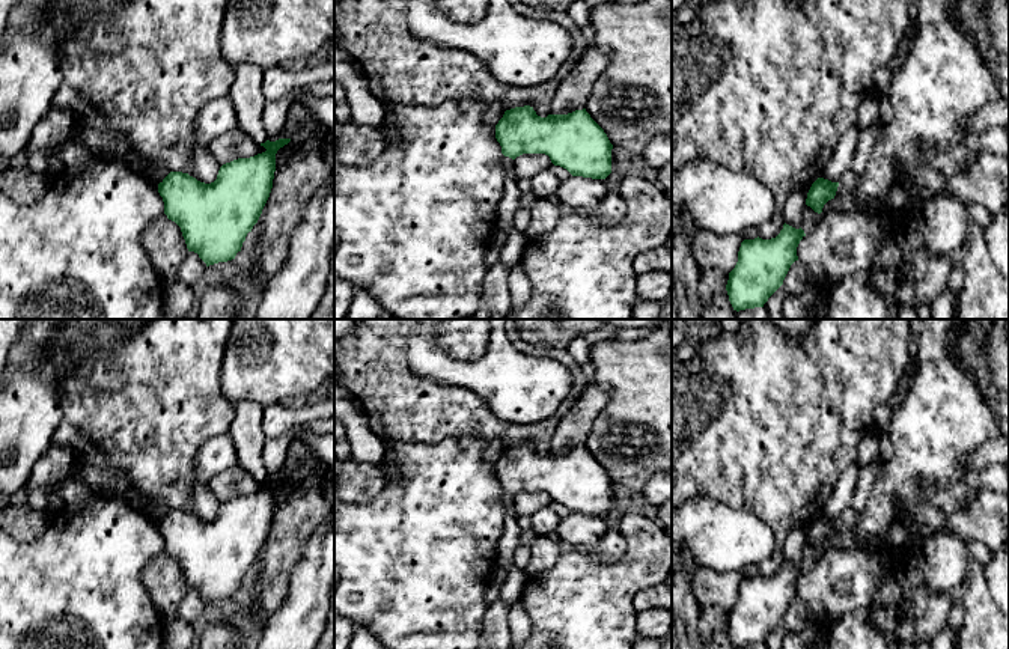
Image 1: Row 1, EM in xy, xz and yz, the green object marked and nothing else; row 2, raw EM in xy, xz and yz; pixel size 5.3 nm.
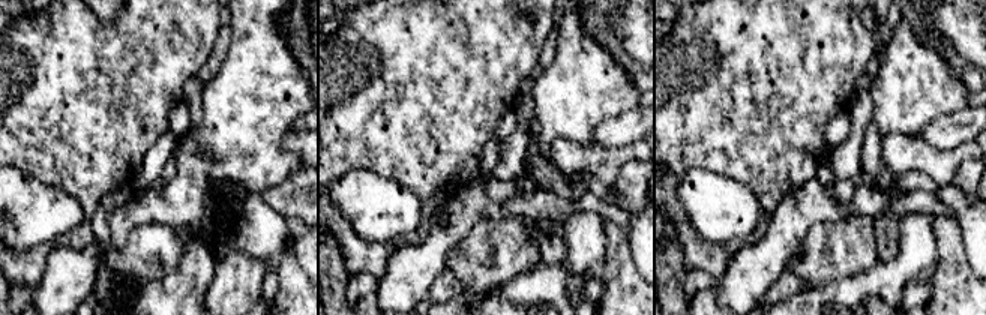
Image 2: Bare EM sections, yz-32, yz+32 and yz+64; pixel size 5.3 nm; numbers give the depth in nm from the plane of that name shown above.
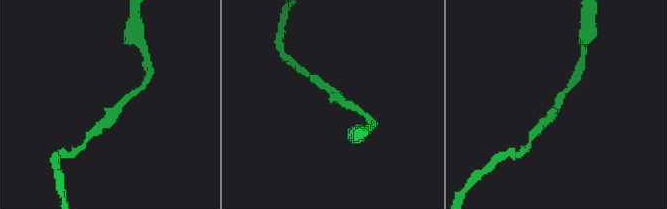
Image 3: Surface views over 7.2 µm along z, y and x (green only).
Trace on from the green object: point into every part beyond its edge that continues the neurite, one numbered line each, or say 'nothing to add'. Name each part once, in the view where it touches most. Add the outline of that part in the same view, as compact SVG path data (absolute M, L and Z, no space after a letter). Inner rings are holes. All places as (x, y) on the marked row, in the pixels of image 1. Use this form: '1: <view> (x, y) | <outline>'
nothing to add

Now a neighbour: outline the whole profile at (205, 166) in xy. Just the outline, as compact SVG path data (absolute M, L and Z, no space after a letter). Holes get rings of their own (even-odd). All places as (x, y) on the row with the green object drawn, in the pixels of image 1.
M197 145L187 173L200 182L211 184L217 179L221 166L208 145Z

